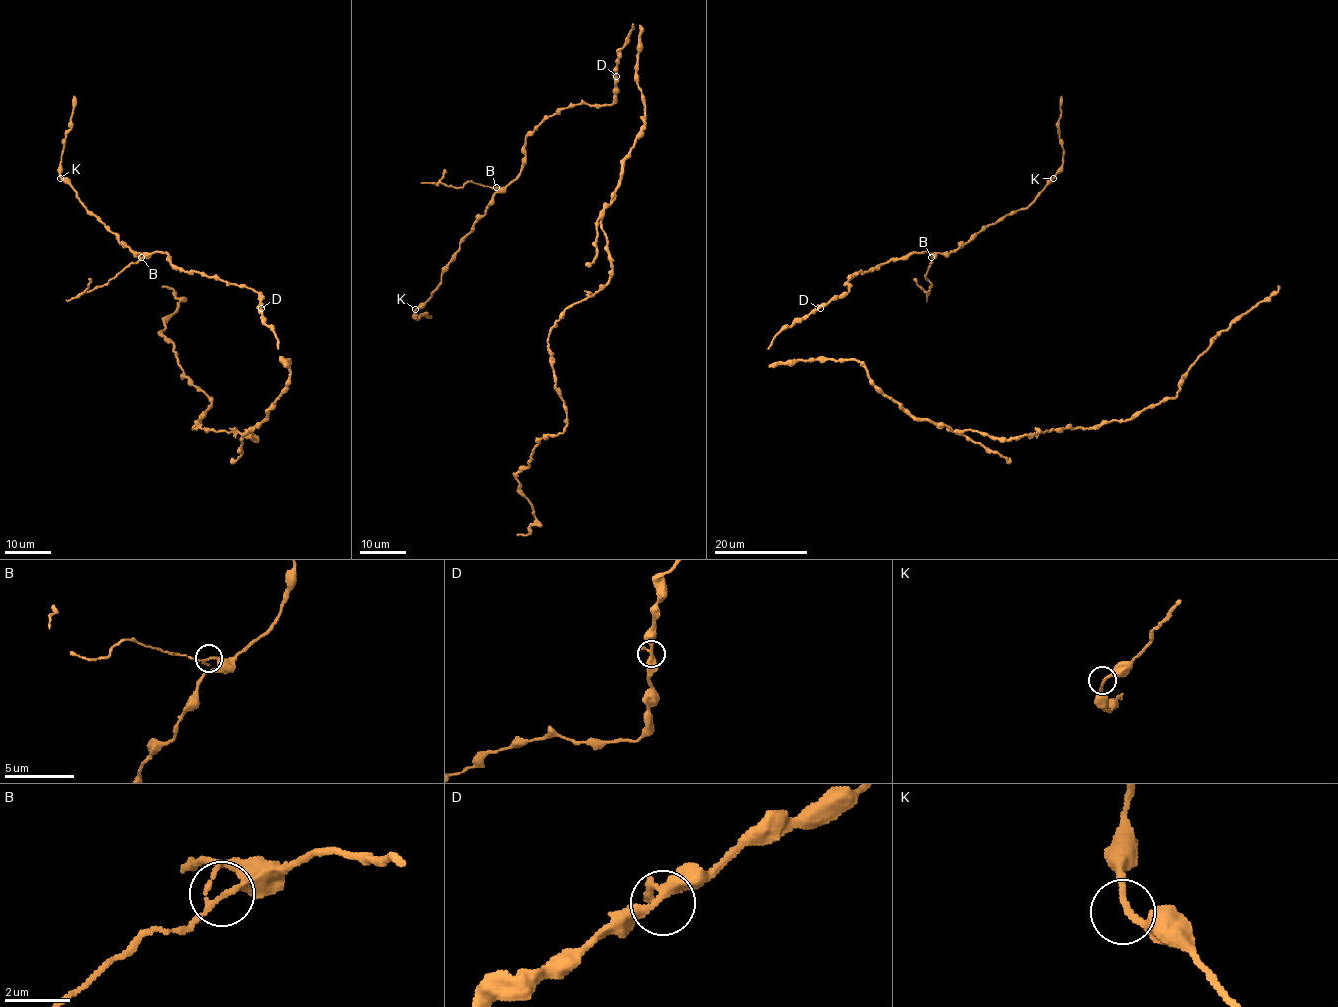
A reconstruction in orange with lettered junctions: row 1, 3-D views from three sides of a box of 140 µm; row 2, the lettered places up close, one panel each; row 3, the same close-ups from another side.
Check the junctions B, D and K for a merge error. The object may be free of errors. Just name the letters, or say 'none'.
B

